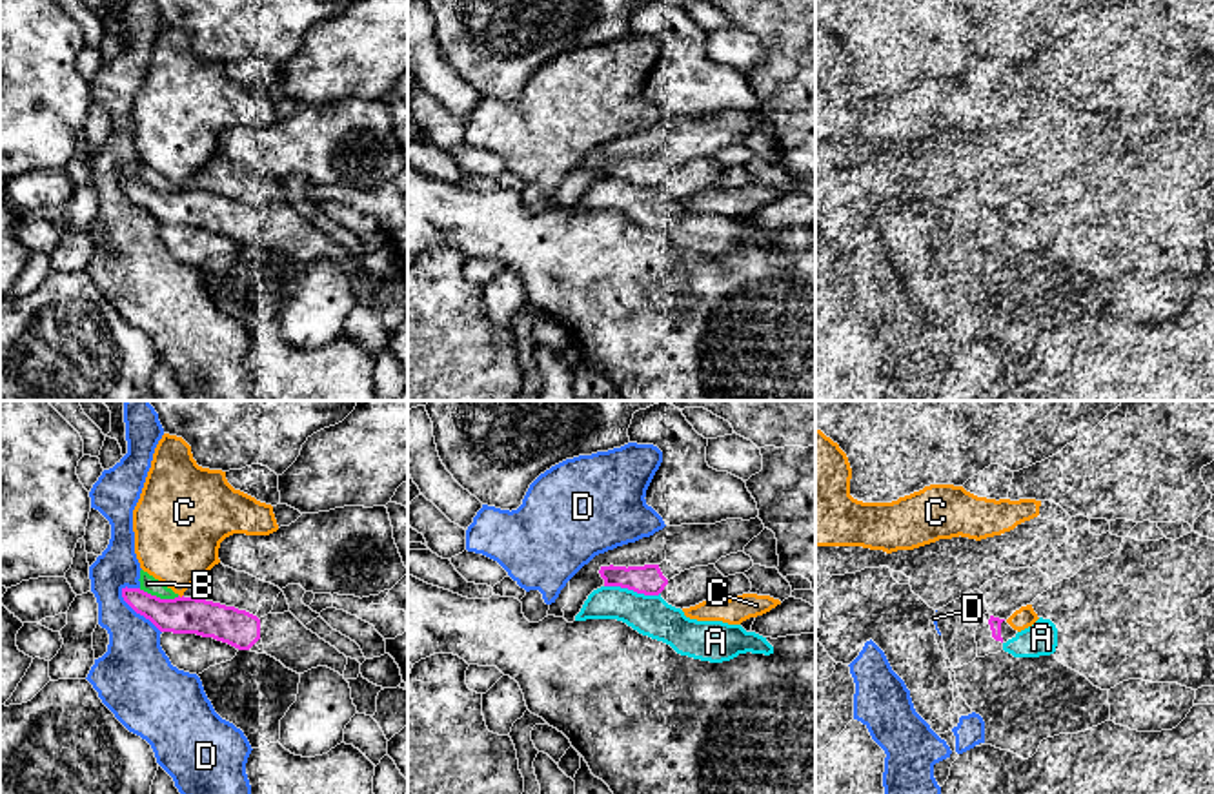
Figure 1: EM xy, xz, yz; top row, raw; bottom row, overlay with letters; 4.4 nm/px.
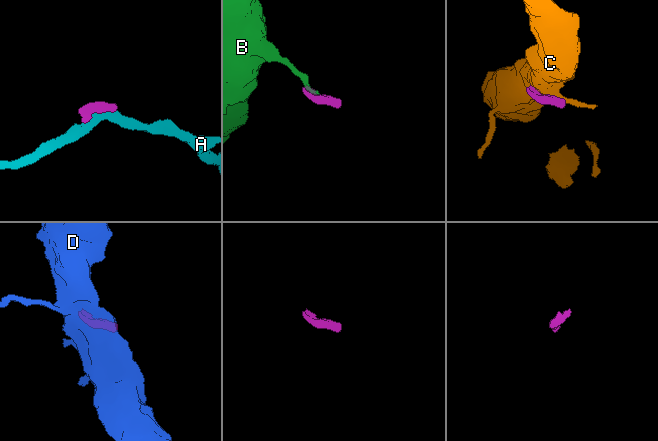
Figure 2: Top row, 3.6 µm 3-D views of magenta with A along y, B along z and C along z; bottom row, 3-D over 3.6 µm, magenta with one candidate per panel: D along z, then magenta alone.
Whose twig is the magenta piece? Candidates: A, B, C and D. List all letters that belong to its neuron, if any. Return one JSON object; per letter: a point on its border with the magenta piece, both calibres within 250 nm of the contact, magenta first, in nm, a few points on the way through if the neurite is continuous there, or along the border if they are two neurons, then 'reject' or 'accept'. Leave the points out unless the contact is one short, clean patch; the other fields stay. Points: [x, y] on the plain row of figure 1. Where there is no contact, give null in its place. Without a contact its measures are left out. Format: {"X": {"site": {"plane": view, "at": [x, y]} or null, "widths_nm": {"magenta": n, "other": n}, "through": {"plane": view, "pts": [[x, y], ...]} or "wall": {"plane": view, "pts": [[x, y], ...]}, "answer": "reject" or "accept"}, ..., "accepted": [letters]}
{"A": {"site": {"plane": "xz", "at": [632, 181]}, "widths_nm": {"magenta": 140, "other": 180}, "answer": "reject"}, "B": {"site": {"plane": "xy", "at": [159, 190]}, "widths_nm": {"magenta": 160, "other": 80}, "wall": {"plane": "xy", "pts": [[139, 181], [161, 190], [179, 188]]}, "answer": "reject"}, "C": {"site": {"plane": "xy", "at": [179, 188]}, "widths_nm": {"magenta": 160, "other": 380}, "answer": "reject"}, "D": {"site": {"plane": "xy", "at": [137, 204]}, "widths_nm": {"magenta": 160, "other": 300}, "answer": "reject"}, "accepted": []}

